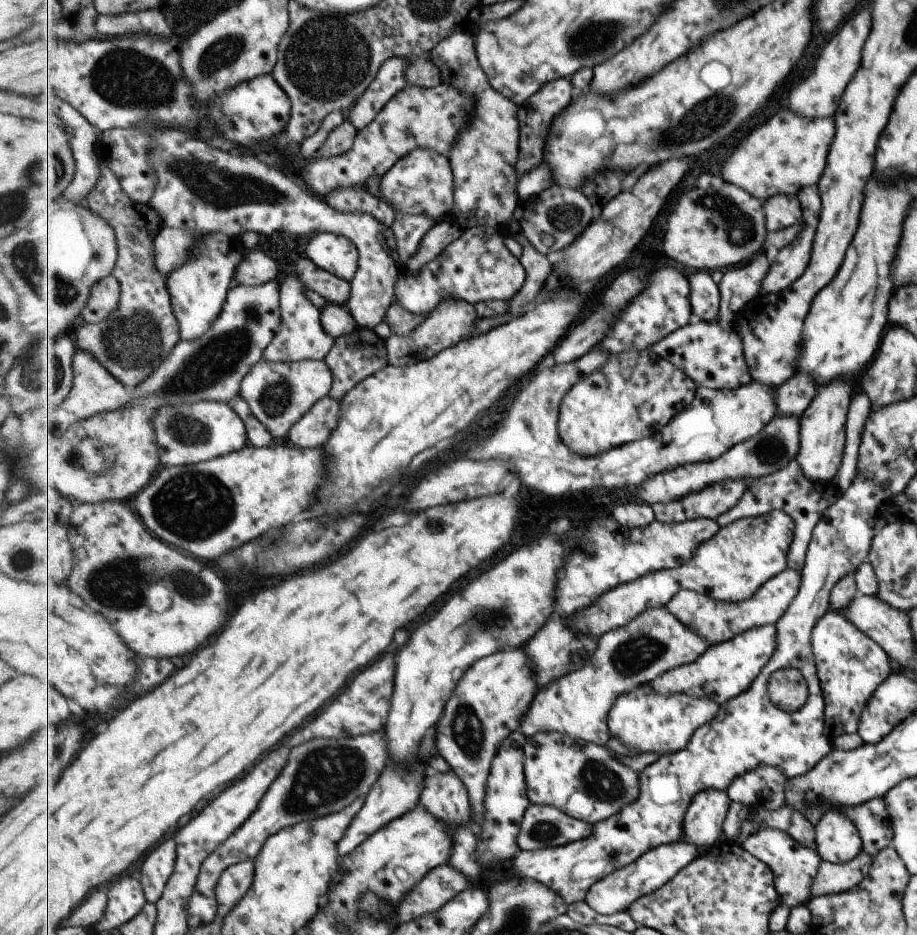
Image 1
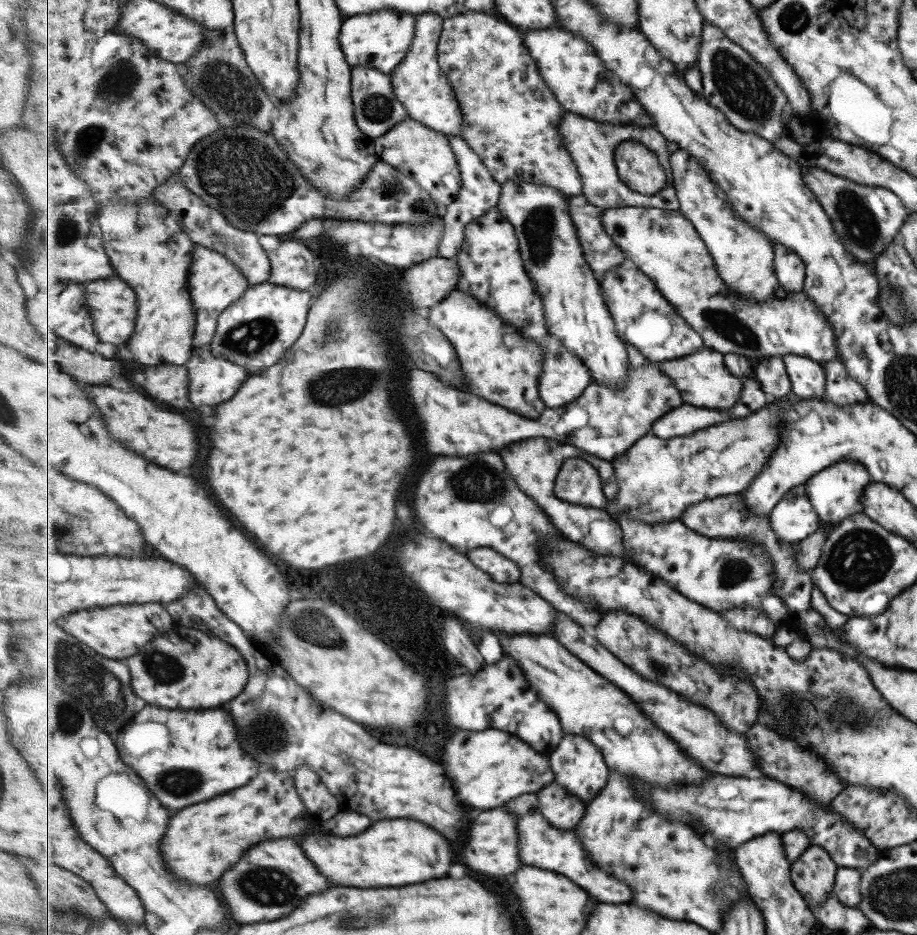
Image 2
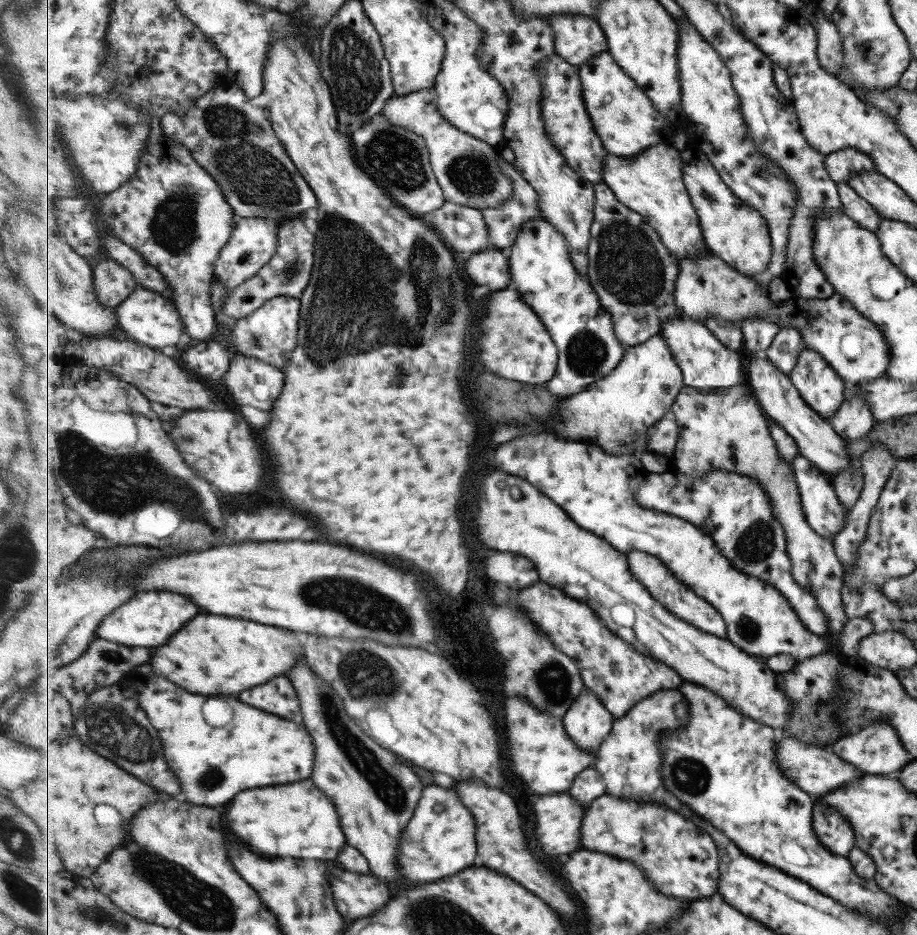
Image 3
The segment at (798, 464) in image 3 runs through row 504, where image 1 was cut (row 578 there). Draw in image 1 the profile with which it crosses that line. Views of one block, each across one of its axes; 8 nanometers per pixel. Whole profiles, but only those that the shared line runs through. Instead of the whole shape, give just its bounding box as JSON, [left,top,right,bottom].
[513,474,887,905]

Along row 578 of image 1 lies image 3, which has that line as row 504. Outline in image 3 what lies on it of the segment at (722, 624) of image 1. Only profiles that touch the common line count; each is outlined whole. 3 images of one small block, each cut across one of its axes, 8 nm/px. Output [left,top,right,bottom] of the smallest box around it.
[670,384,849,654]

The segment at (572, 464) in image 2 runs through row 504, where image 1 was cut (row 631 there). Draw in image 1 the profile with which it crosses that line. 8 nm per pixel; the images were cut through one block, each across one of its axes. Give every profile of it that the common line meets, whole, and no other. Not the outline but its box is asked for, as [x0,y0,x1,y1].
[570,510,795,638]

